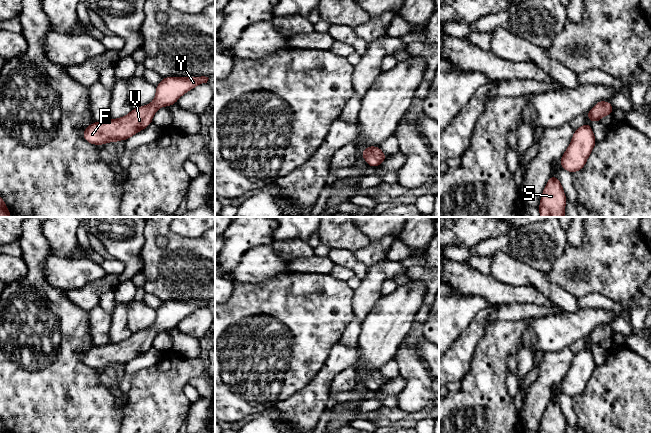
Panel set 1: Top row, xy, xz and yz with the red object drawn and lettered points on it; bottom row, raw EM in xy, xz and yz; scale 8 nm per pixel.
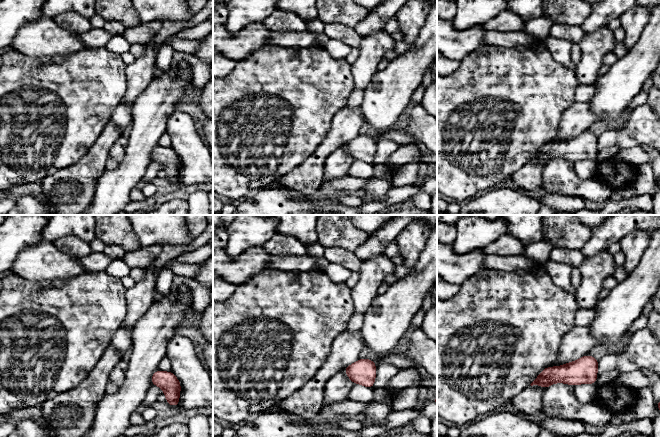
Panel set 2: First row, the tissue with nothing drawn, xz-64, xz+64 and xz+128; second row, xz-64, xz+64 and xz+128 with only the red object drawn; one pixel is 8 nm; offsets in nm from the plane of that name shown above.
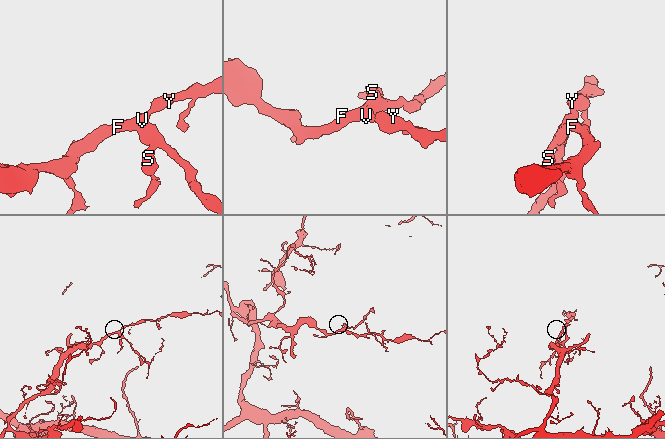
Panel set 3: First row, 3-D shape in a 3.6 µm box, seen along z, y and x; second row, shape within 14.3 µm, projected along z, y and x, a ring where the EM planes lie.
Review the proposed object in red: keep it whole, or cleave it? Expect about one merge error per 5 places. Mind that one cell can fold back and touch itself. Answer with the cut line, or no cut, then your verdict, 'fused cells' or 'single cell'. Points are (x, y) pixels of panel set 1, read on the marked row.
no cut; single cell

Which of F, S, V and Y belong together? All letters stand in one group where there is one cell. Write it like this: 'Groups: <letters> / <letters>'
Groups: F S V Y

